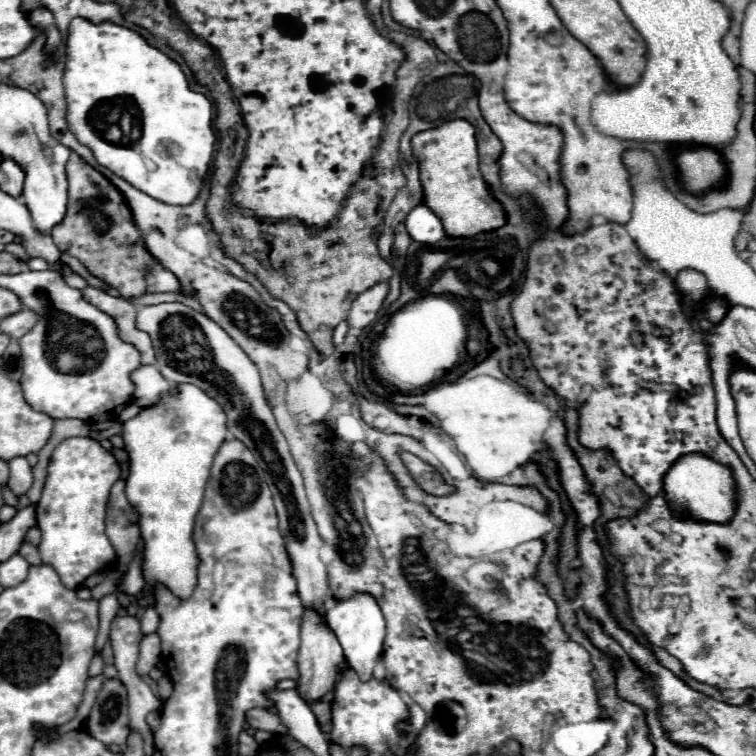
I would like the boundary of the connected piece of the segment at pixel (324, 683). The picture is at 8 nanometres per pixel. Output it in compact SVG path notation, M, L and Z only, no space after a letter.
M312 610L304 612L302 618L302 646L298 654L298 680L296 680L296 690L306 698L306 704L316 704L320 702L328 692L334 690L338 674L340 674L340 664L344 662L342 648L336 640L336 636L330 632L326 622Z

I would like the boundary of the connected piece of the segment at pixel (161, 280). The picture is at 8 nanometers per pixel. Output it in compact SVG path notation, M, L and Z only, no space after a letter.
M158 262L152 264L154 274L146 276L148 292L180 292L180 284L172 272L162 268Z

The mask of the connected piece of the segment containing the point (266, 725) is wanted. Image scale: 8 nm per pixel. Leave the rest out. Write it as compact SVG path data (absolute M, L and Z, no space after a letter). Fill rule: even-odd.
M254 708L254 710L248 710L246 712L246 722L250 724L250 728L258 728L258 730L266 730L270 734L280 734L284 736L286 734L286 728L280 724L278 716L272 714L270 710L266 708Z

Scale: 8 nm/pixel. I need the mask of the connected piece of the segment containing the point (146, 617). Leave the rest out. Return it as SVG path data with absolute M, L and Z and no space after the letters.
M146 608L146 612L142 614L140 622L142 622L142 632L144 634L150 634L150 632L156 632L156 626L158 626L158 614L154 612L154 608Z

